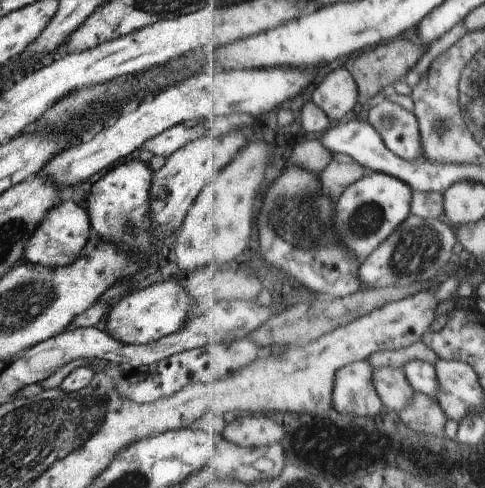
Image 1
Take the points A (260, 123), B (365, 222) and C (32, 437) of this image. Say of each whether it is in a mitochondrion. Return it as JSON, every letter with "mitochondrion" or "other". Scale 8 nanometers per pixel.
{"A":"other","B":"mitochondrion","C":"mitochondrion"}

